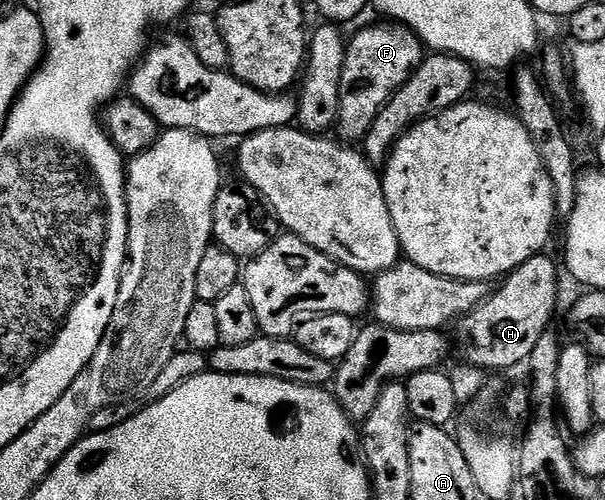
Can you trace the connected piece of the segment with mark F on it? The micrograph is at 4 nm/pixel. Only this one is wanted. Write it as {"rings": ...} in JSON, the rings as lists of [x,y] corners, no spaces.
{"rings":[[[396,22],[381,23],[385,24],[359,29],[353,37],[348,37],[345,45],[343,78],[339,82],[339,114],[335,125],[336,135],[345,142],[364,141],[379,110],[387,106],[399,86],[411,78],[413,71],[427,55],[421,40],[410,28]]]}

